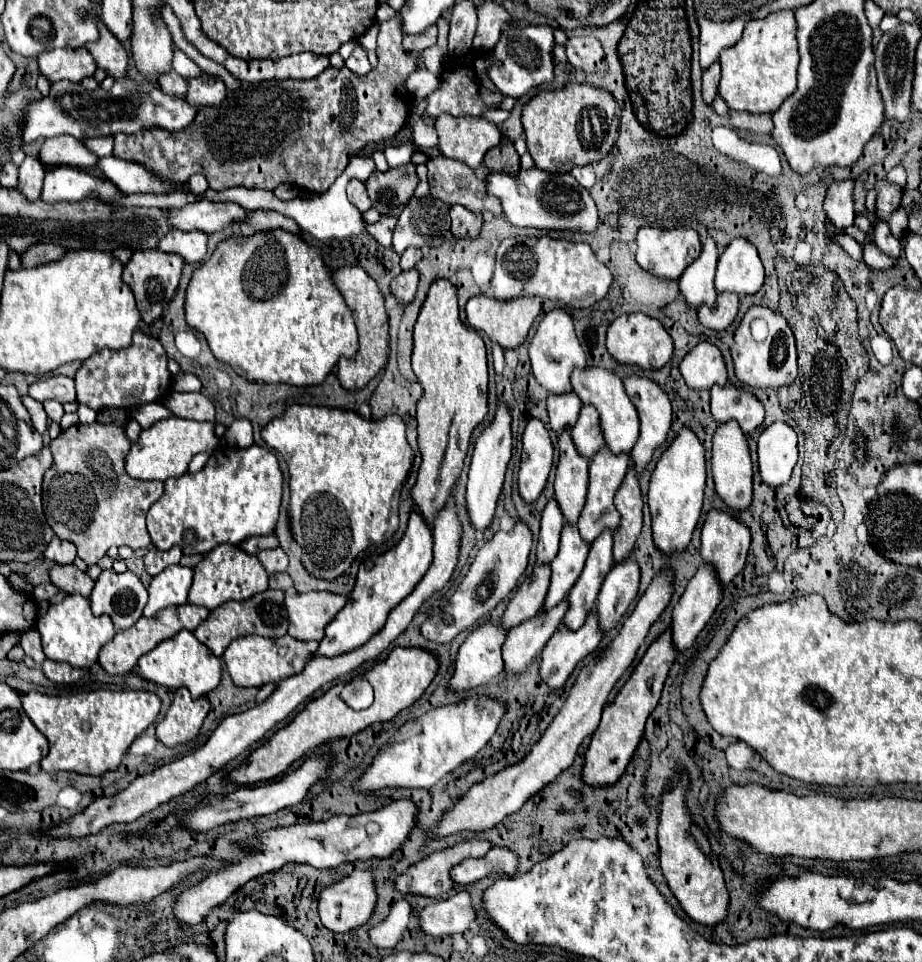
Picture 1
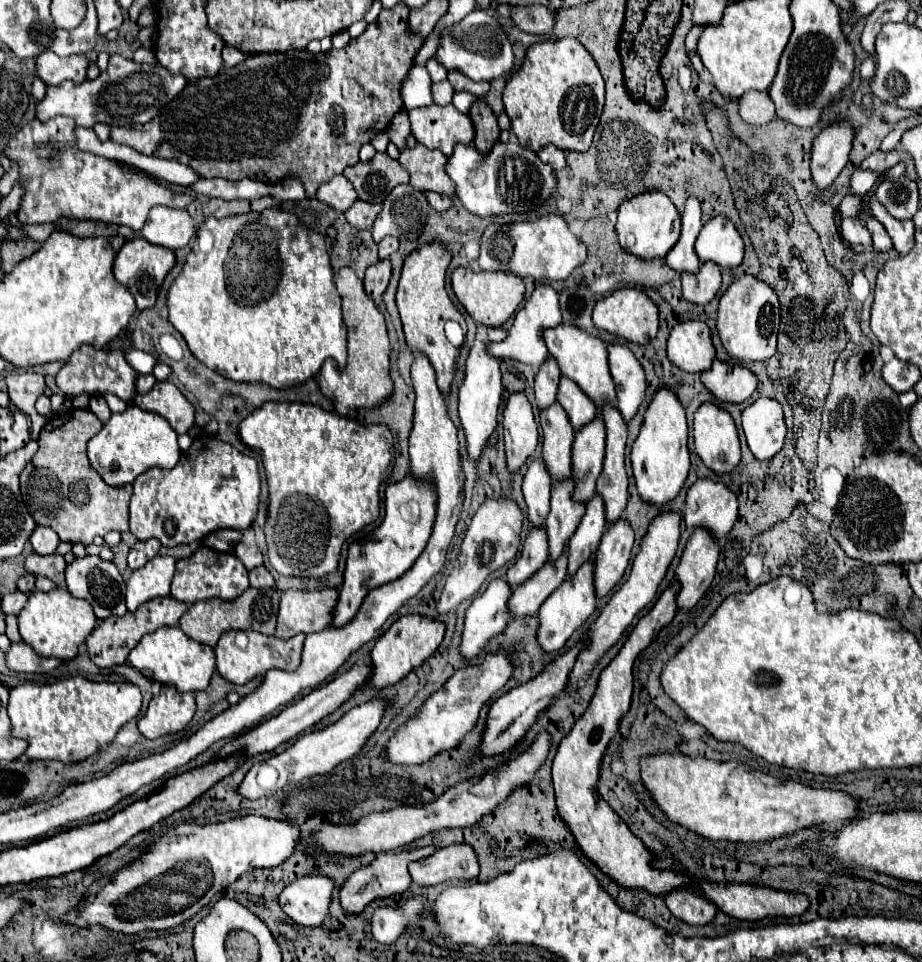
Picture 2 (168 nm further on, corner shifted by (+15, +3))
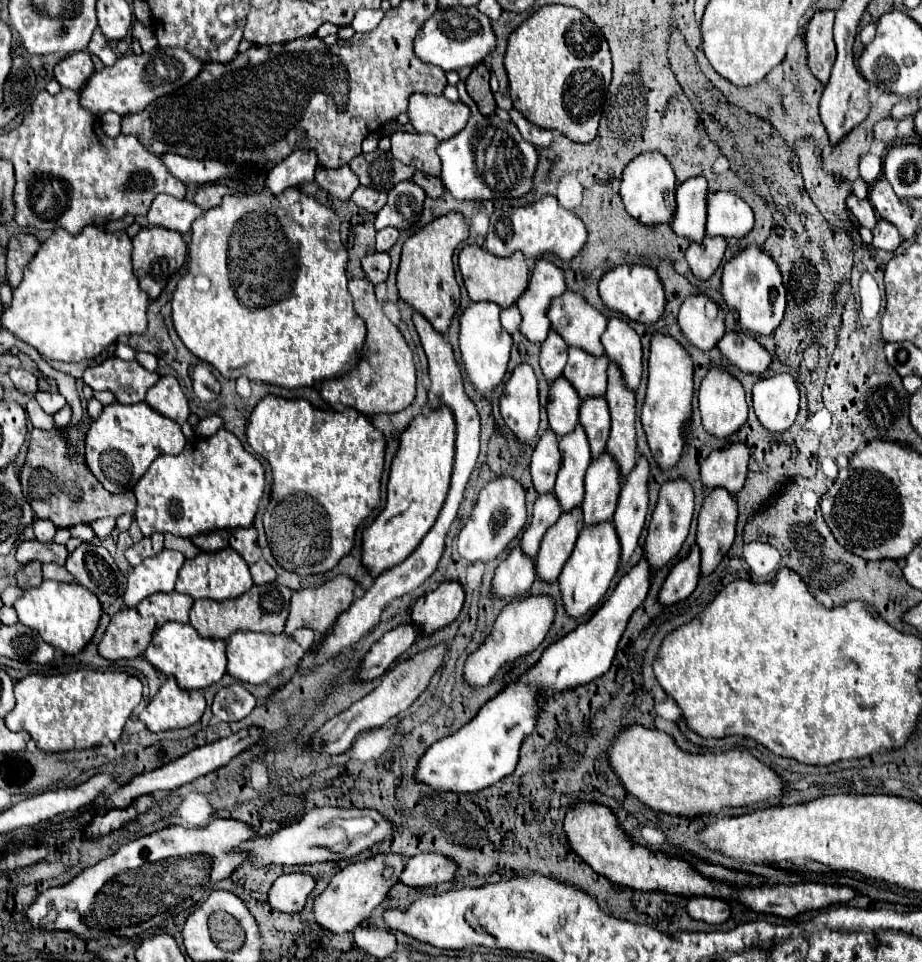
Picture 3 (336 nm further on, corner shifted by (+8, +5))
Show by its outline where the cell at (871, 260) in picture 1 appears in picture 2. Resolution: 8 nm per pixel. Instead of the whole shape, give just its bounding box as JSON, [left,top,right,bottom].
[840,218,872,250]

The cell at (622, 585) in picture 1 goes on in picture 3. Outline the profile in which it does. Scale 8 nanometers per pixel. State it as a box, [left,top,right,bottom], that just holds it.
[613,456,649,562]

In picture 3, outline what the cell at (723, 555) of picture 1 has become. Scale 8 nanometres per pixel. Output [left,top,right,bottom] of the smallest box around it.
[701,442,749,494]

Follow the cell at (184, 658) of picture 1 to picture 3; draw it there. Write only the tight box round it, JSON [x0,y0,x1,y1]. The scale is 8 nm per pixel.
[145,622,227,690]

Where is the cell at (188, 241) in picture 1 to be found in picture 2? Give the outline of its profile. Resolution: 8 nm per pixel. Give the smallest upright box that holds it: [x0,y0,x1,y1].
[140,206,194,250]

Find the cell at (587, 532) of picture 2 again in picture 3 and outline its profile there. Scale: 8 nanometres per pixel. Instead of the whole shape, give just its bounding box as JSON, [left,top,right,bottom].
[583,452,621,524]

